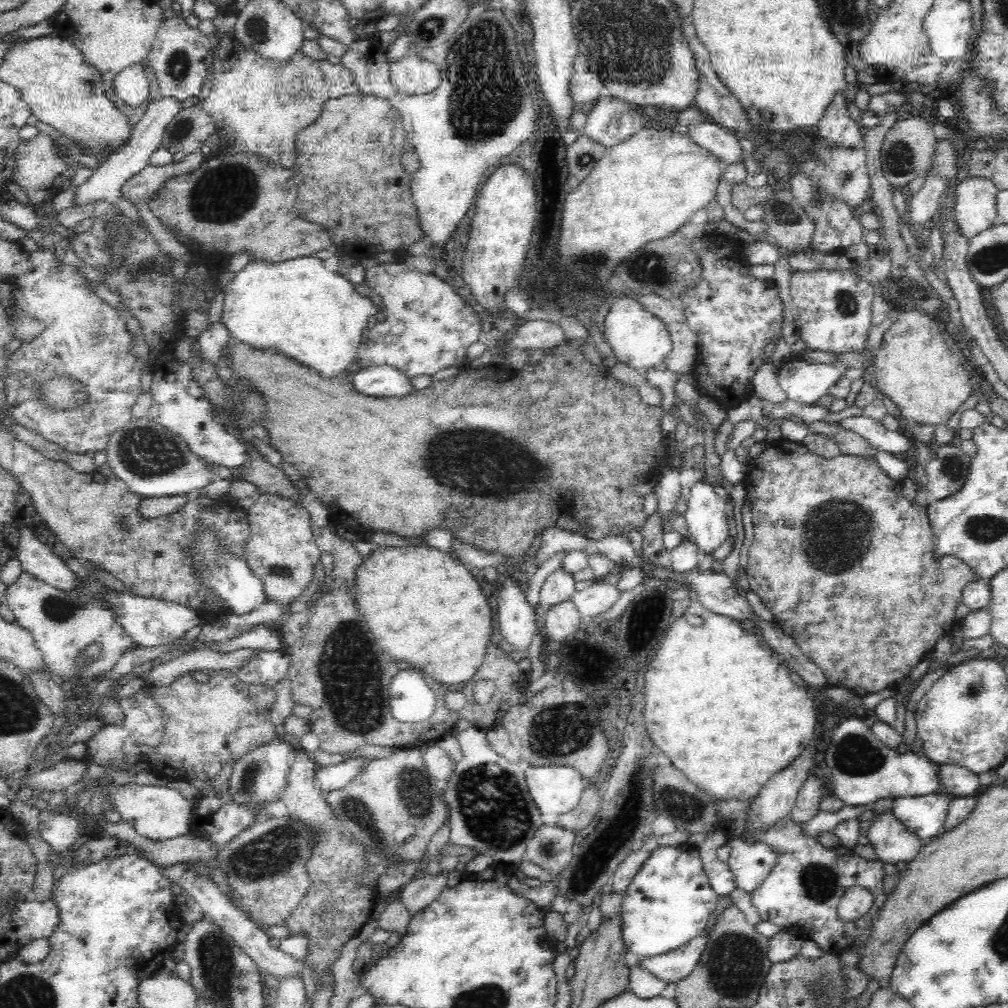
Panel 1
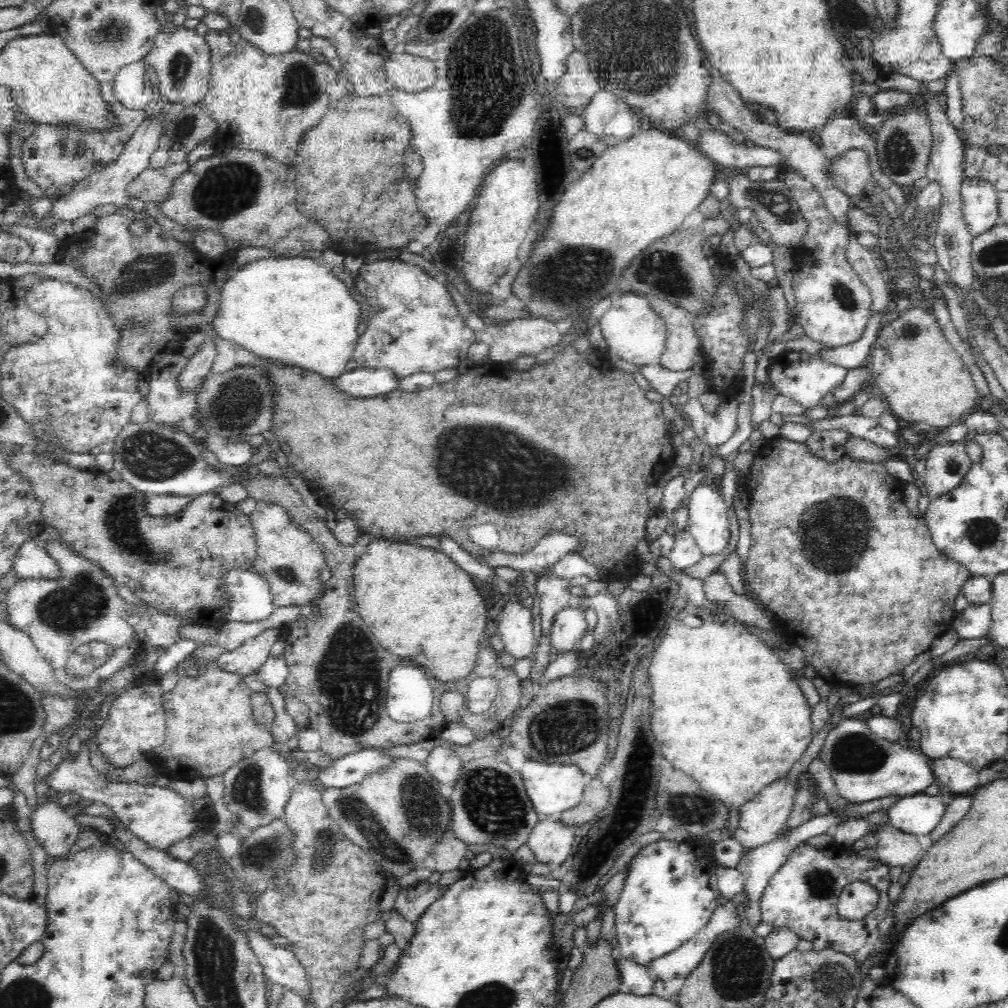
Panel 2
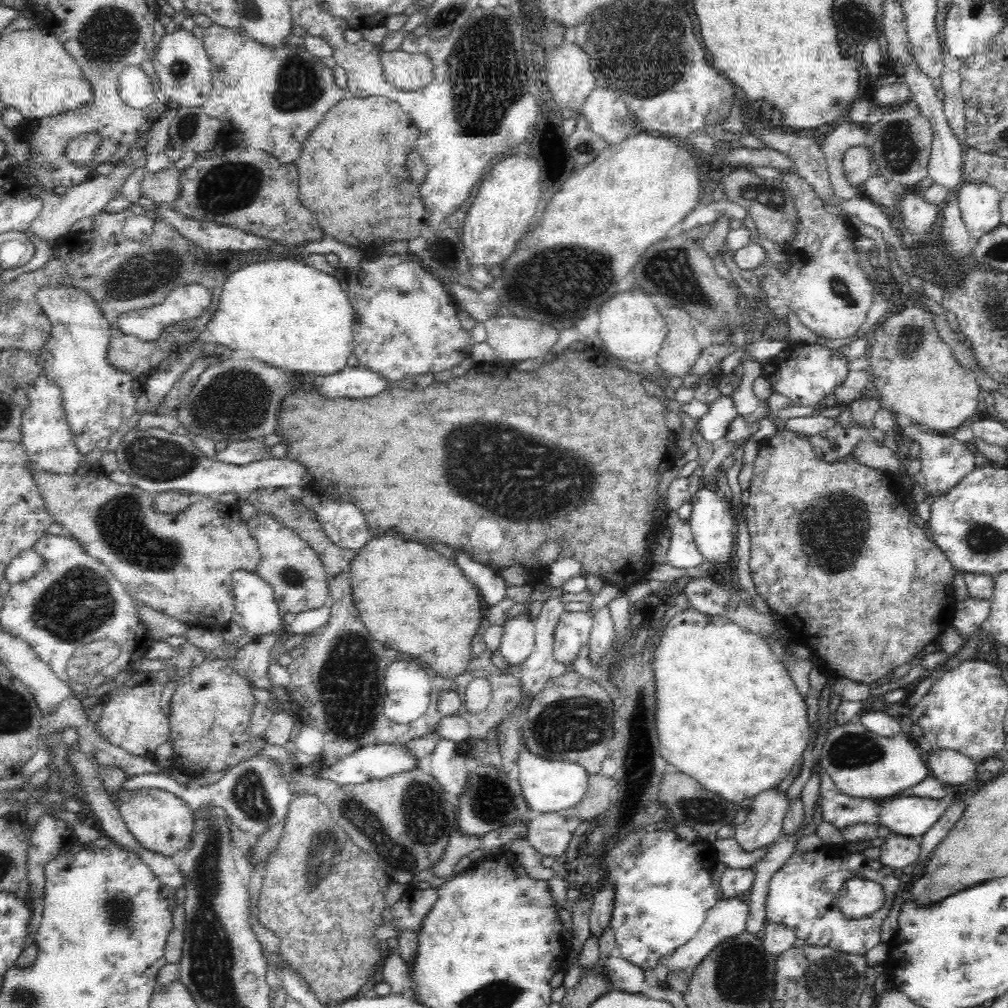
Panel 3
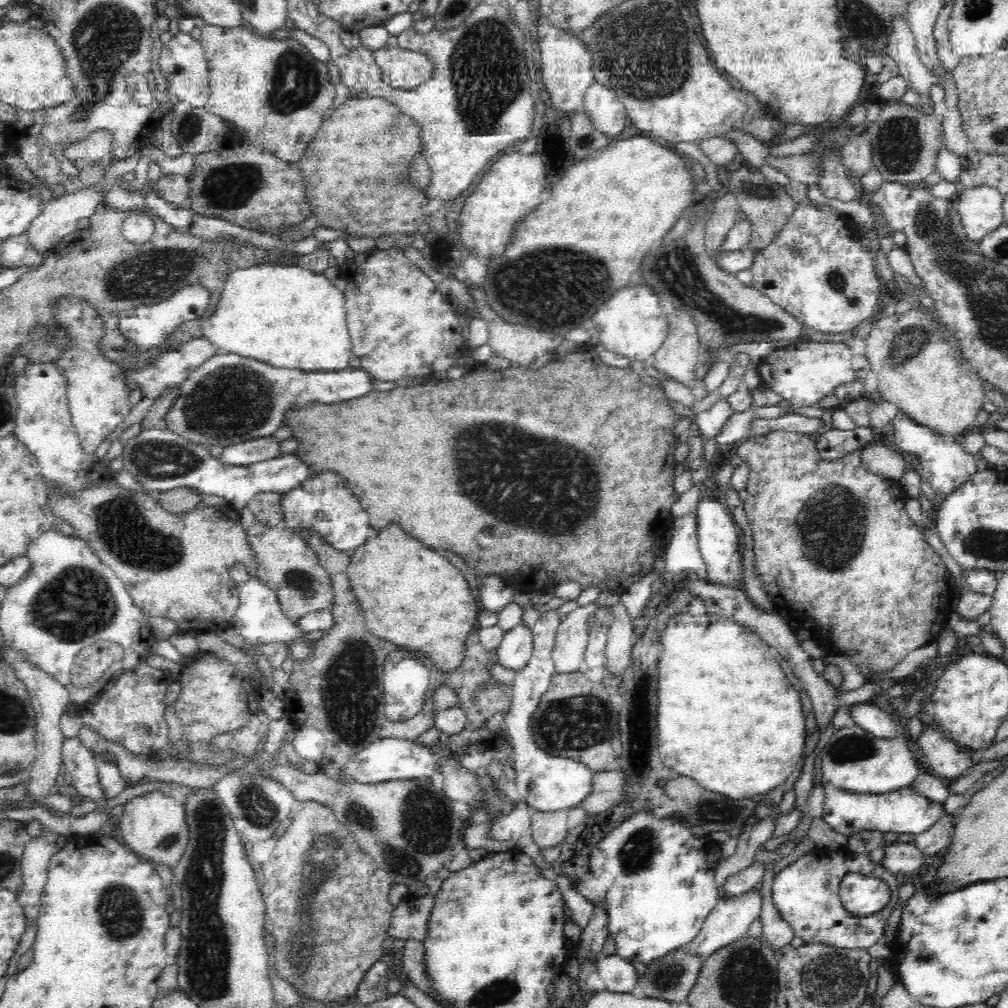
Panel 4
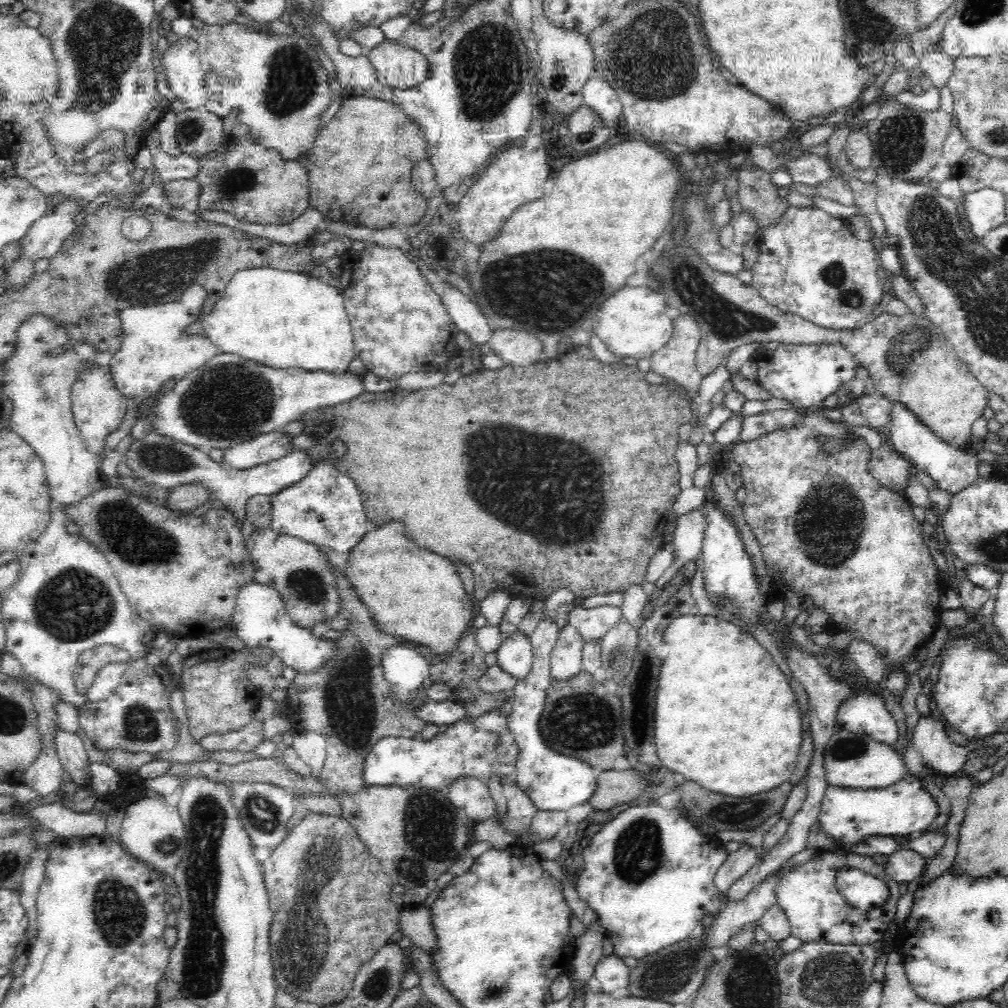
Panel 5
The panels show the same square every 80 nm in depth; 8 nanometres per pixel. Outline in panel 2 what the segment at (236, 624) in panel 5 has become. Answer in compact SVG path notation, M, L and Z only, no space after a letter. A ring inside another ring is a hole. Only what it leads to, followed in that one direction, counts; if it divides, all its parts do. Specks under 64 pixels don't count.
M230 567L219 578L219 587L230 607L228 620L252 622L265 619L273 611L268 583L253 570Z

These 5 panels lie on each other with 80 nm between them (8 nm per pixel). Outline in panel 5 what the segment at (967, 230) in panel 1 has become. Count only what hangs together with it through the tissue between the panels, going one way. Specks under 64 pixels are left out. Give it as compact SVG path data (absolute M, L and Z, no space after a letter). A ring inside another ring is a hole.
M984 187L962 196L962 210L968 222L968 231L982 239L990 230L1007 222L1005 215L1006 195L999 190Z

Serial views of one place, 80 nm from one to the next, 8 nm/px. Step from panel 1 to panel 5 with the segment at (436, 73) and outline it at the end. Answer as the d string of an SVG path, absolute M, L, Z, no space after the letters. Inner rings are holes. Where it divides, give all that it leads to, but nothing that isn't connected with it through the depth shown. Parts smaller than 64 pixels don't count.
M384 41L368 53L378 81L389 87L406 90L418 86L430 75L428 59L414 49Z

